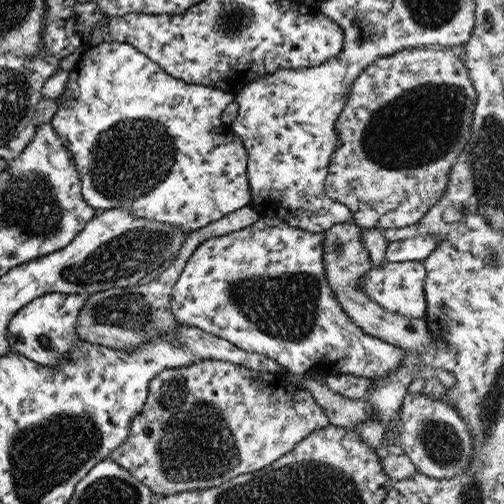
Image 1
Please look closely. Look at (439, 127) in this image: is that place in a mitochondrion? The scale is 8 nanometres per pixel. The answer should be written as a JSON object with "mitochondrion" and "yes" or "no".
{"mitochondrion":"yes"}

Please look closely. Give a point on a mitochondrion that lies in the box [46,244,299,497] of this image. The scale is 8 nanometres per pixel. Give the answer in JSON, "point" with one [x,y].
{"point":[196,449]}

